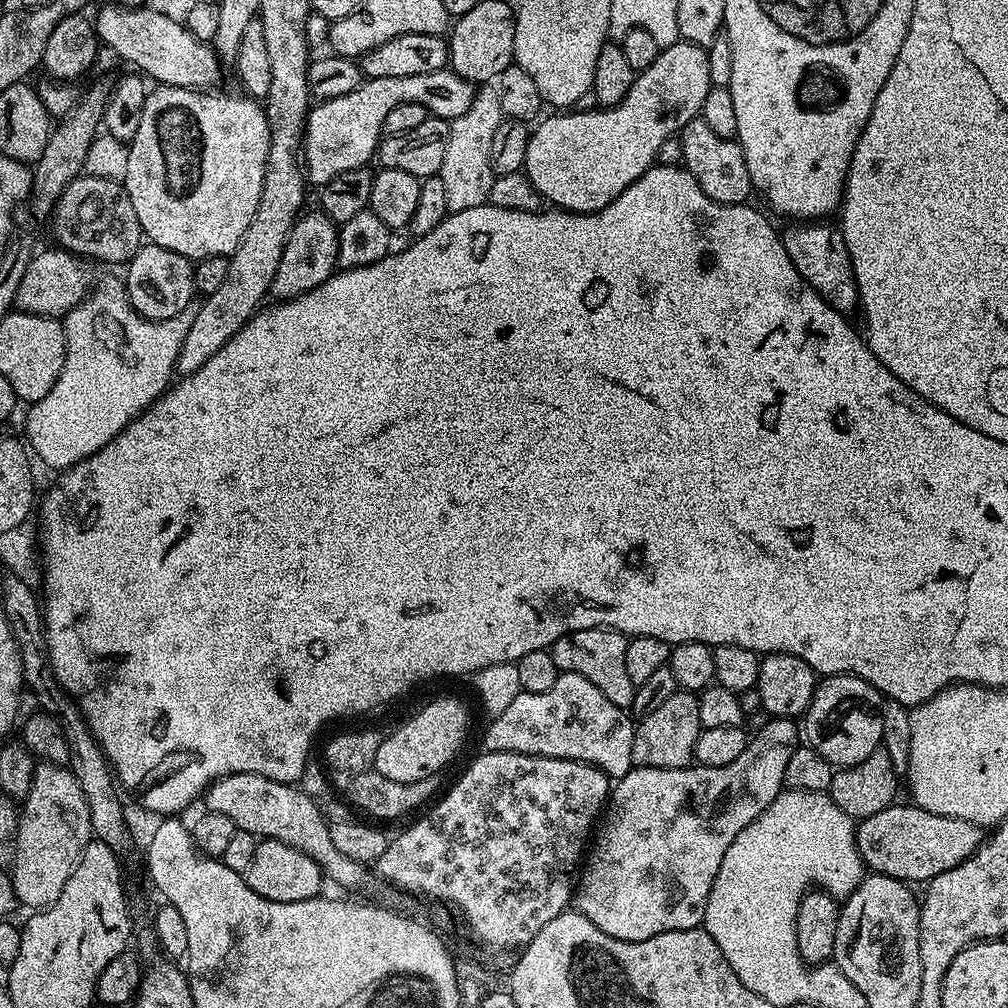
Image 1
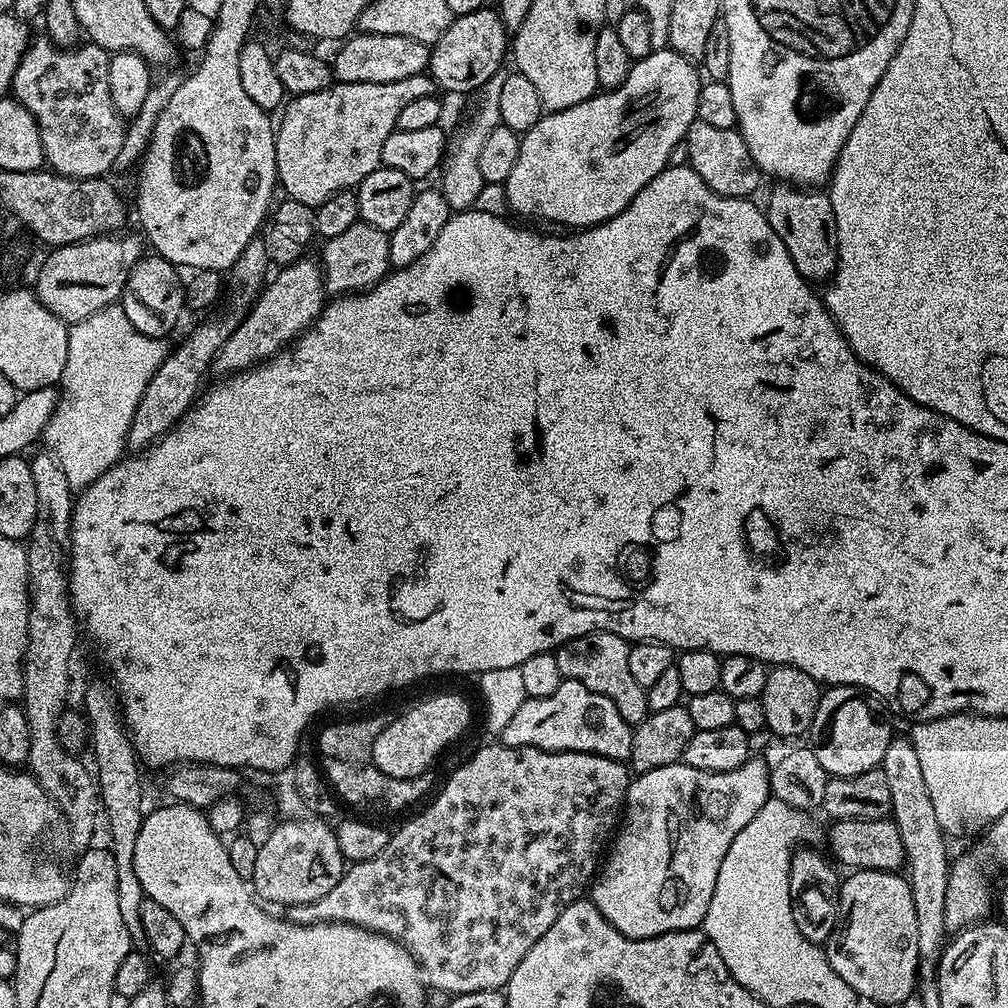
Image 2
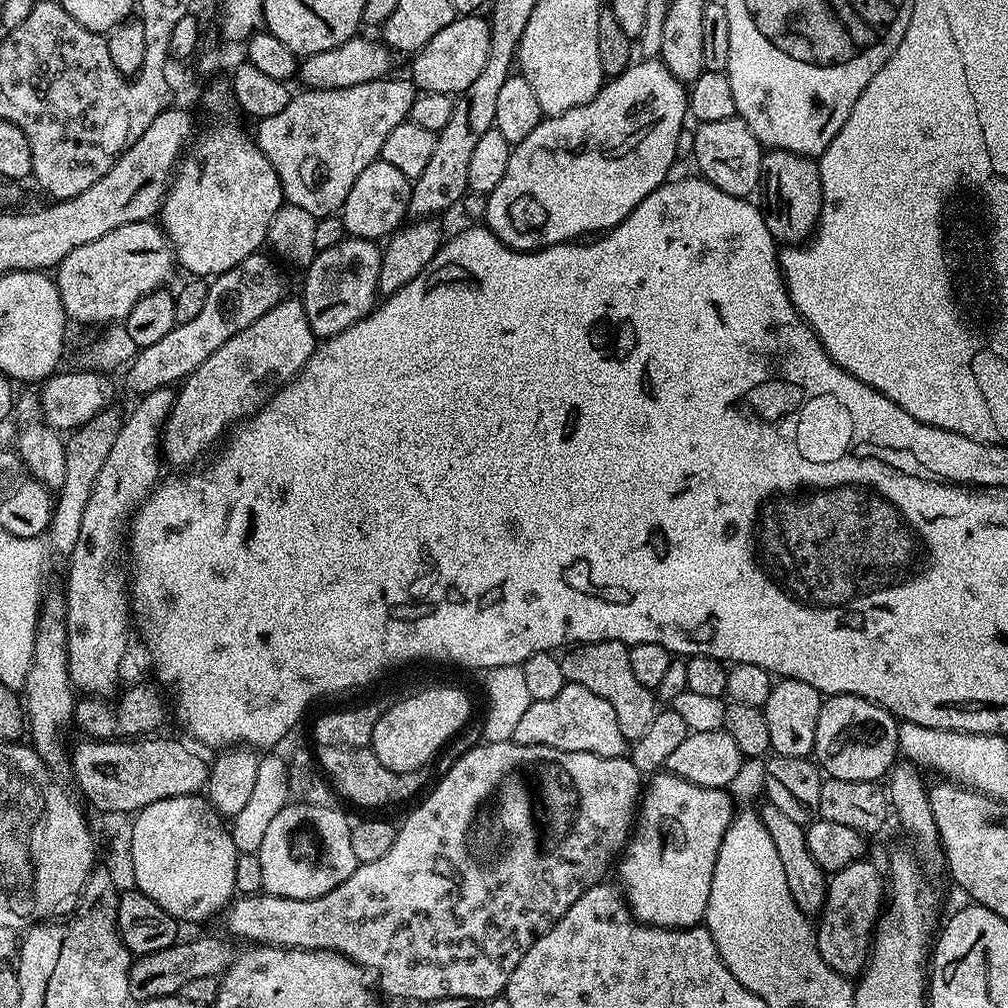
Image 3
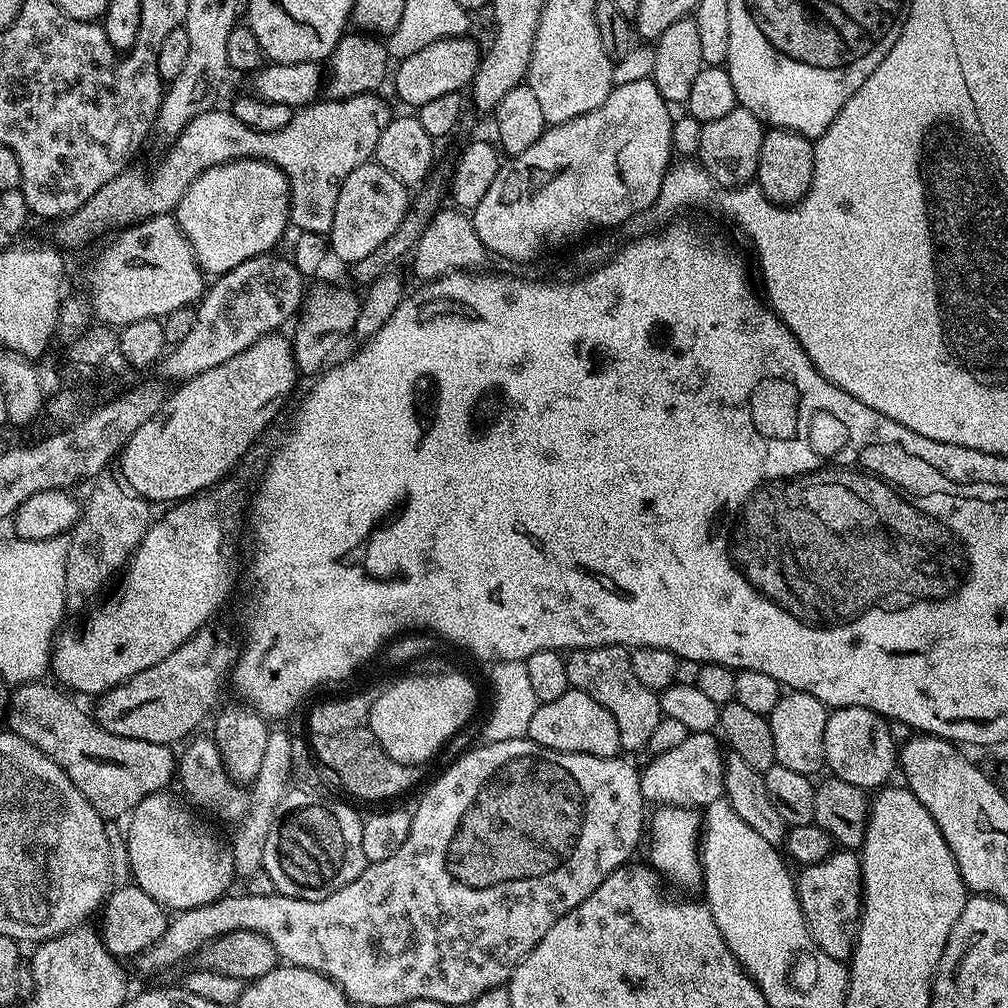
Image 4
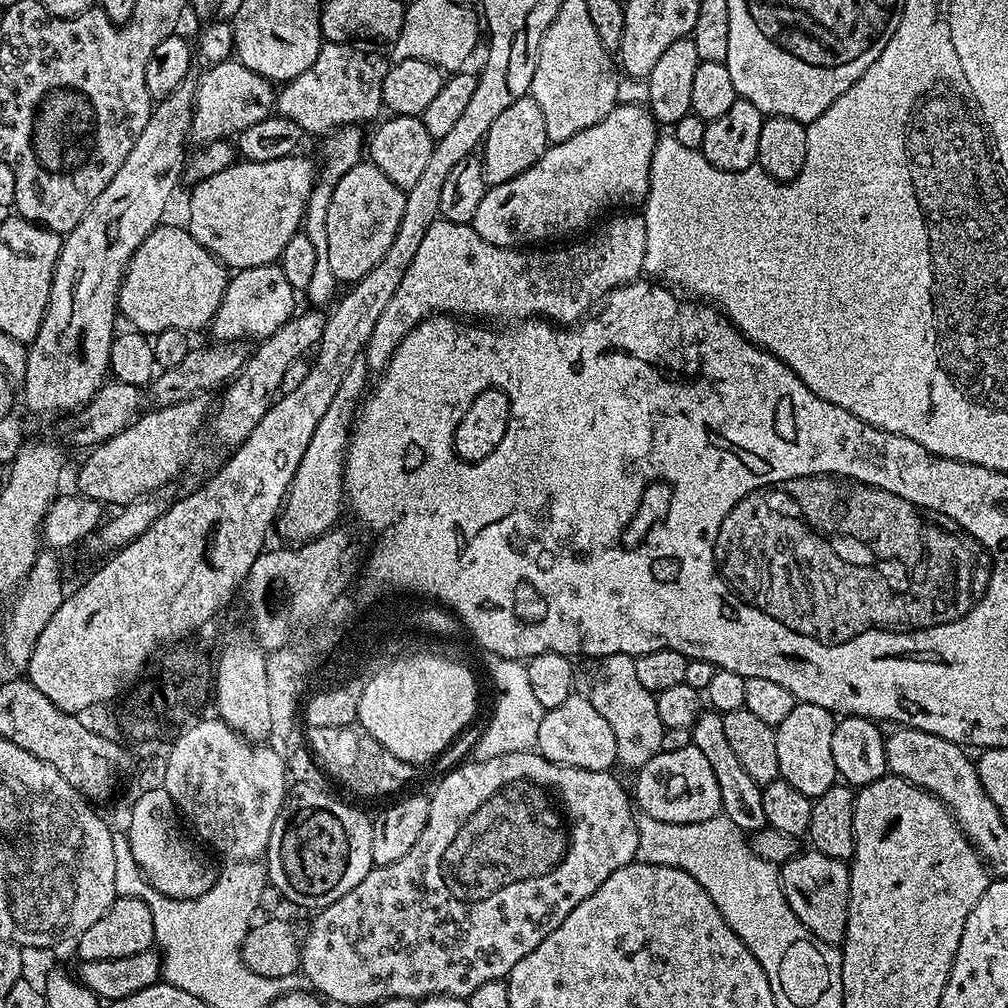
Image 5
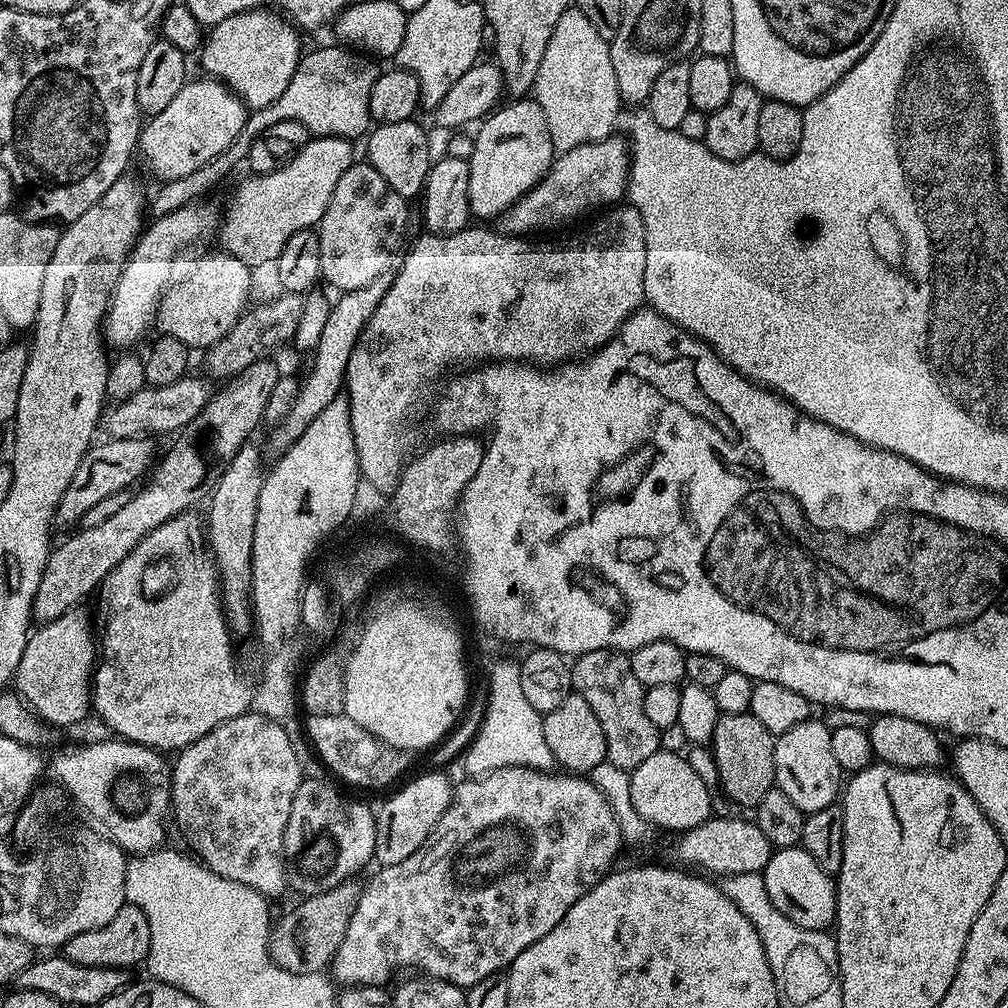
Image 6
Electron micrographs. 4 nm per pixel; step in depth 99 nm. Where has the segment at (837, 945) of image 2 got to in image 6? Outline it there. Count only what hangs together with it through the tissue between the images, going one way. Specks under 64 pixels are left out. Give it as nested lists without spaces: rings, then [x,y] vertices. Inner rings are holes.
[[[802,846],[794,848],[778,848],[773,851],[770,862],[766,862],[764,871],[766,894],[770,894],[770,902],[790,922],[802,926],[806,930],[823,932],[831,929],[836,922],[836,882],[835,879],[810,858],[810,854]]]

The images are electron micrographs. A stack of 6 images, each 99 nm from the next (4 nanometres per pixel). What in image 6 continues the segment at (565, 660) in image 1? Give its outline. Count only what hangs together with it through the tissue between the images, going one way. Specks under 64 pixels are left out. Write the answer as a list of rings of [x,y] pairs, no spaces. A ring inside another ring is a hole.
[[[603,648],[575,657],[571,665],[572,691],[575,695],[586,698],[590,710],[598,717],[602,725],[602,734],[606,734],[607,763],[621,768],[624,774],[630,774],[650,754],[661,751],[661,729],[646,718],[642,707],[645,686],[634,678],[634,670],[628,661],[629,653],[617,652],[615,648]]]

